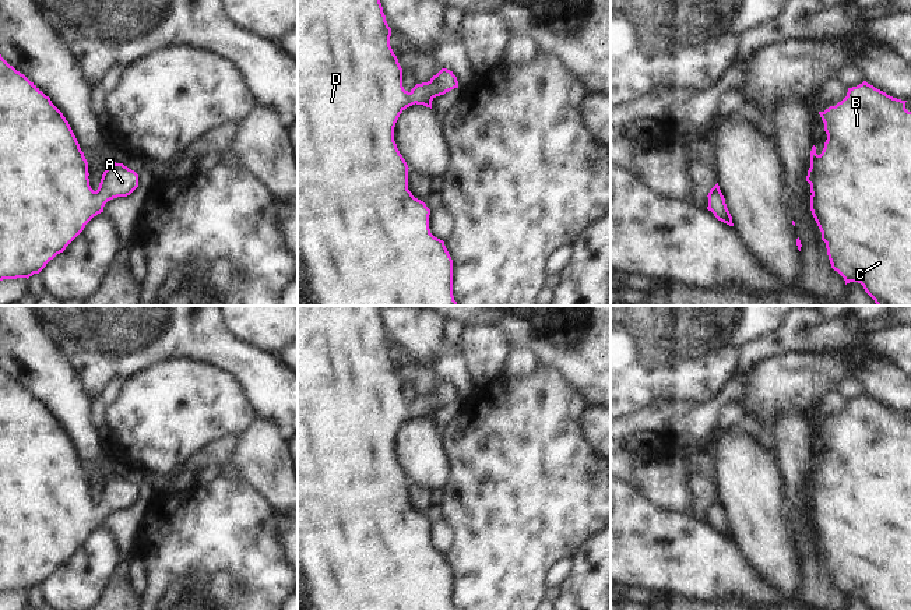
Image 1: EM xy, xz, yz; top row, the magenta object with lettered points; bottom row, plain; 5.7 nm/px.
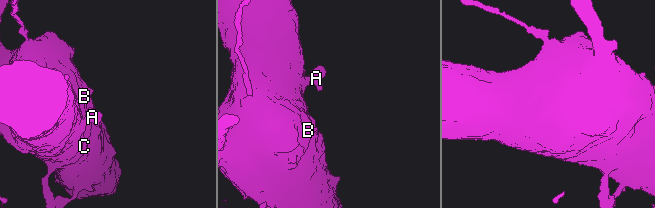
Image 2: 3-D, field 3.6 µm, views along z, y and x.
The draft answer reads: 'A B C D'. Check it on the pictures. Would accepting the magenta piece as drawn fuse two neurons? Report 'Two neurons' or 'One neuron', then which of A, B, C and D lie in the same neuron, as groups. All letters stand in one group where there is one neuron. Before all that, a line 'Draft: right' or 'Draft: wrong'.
Draft: right
One neuron. Groups: A B C D.

